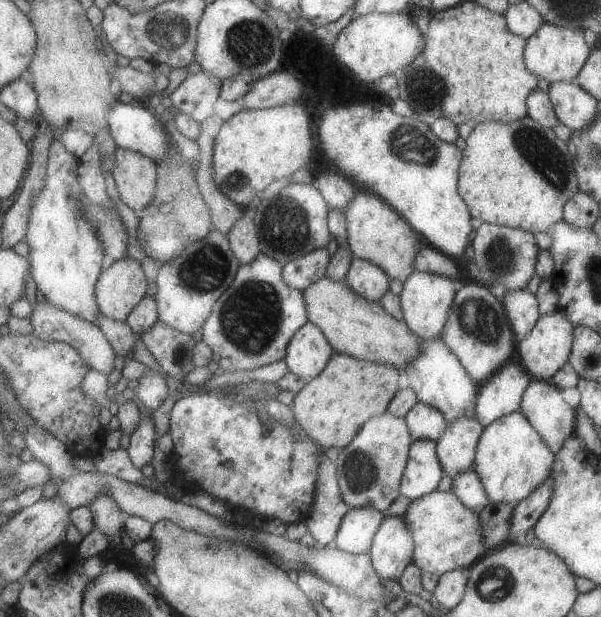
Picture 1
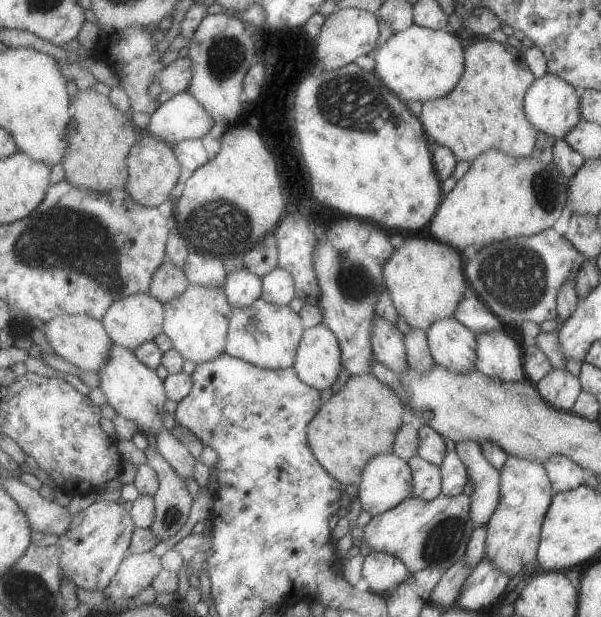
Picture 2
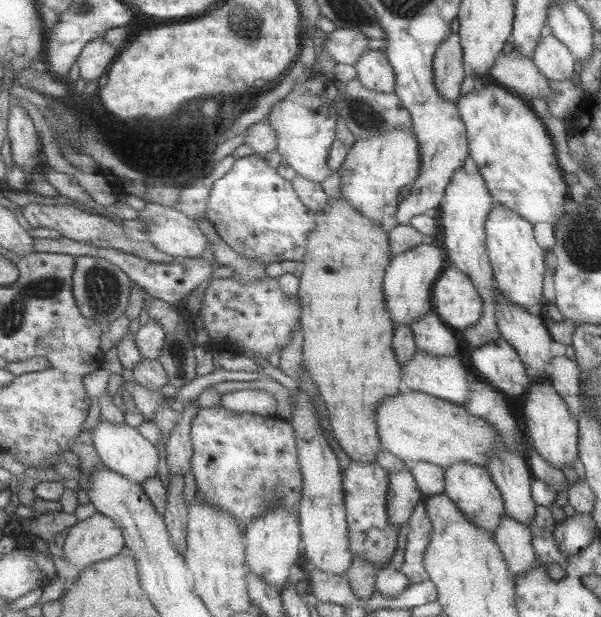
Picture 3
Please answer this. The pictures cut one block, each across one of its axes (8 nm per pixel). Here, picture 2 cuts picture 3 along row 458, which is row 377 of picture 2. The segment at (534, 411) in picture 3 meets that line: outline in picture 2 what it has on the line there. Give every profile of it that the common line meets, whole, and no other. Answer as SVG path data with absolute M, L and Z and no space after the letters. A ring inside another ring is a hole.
M551 369L534 386L551 406L562 411L571 411L579 391L582 390L579 381L566 369Z

